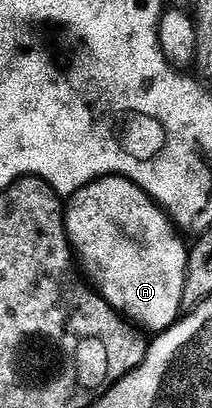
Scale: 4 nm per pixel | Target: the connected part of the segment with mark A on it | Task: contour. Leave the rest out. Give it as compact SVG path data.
M124 176L99 178L89 183L72 195L65 206L65 231L69 233L69 244L79 259L80 269L87 275L88 281L96 287L101 297L110 302L128 321L146 331L153 330L152 332L167 330L182 317L181 301L189 267L189 262L183 262L182 276L181 264L161 264L161 248L157 246L151 246L155 262L149 264L149 242L155 242L151 238L151 230L155 224L153 220L161 222L159 216L164 214L165 211L136 182L131 182Z

